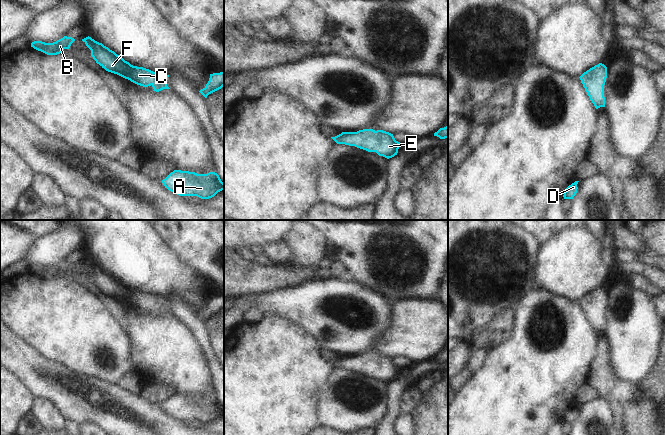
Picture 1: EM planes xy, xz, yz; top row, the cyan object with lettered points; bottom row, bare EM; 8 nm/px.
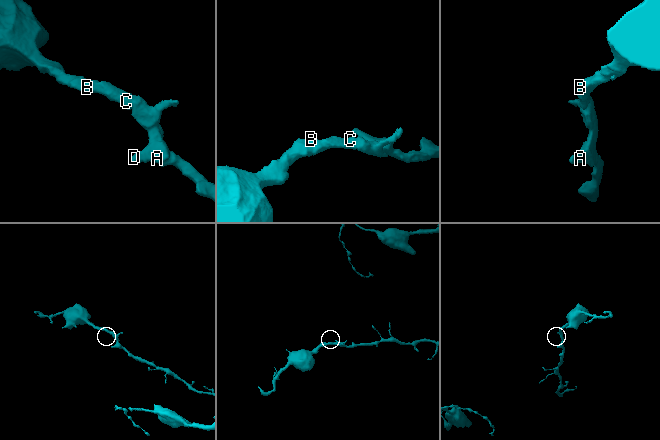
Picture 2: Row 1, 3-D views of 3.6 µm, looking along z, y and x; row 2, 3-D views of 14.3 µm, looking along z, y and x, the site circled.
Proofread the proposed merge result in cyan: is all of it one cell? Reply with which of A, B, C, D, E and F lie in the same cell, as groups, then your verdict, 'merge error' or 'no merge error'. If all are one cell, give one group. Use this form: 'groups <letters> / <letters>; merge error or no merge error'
groups A B C D E F; no merge error

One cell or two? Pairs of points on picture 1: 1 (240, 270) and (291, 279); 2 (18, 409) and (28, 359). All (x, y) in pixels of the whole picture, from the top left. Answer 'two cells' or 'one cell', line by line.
1: one cell
2: two cells

